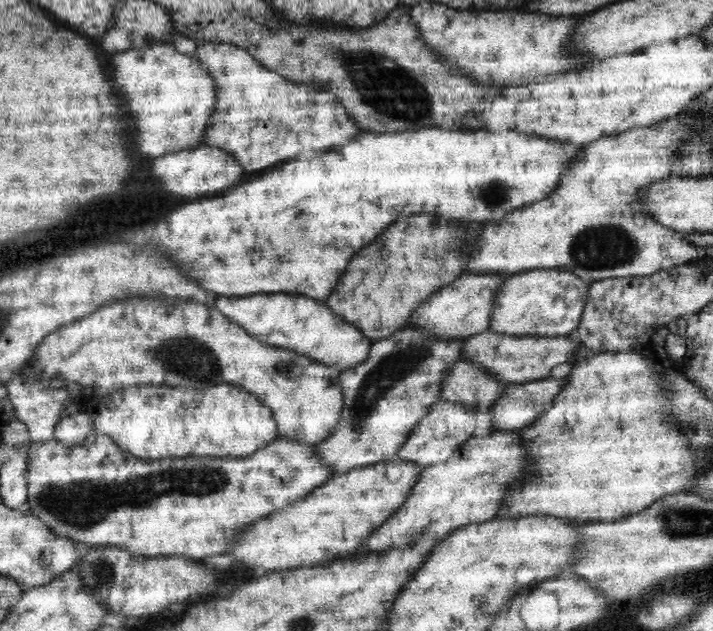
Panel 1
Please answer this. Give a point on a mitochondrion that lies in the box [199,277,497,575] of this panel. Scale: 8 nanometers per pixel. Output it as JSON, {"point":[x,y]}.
{"point":[390,369]}

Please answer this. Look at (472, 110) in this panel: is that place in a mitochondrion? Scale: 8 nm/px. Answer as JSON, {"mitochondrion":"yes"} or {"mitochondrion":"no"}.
{"mitochondrion":"no"}

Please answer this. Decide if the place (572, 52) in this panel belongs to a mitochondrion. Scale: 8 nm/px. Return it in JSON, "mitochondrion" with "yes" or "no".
{"mitochondrion":"no"}

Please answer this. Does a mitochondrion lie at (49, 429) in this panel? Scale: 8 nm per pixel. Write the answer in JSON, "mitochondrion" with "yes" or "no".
{"mitochondrion":"no"}

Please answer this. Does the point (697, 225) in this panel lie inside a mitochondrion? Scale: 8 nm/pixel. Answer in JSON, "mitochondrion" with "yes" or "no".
{"mitochondrion":"no"}

